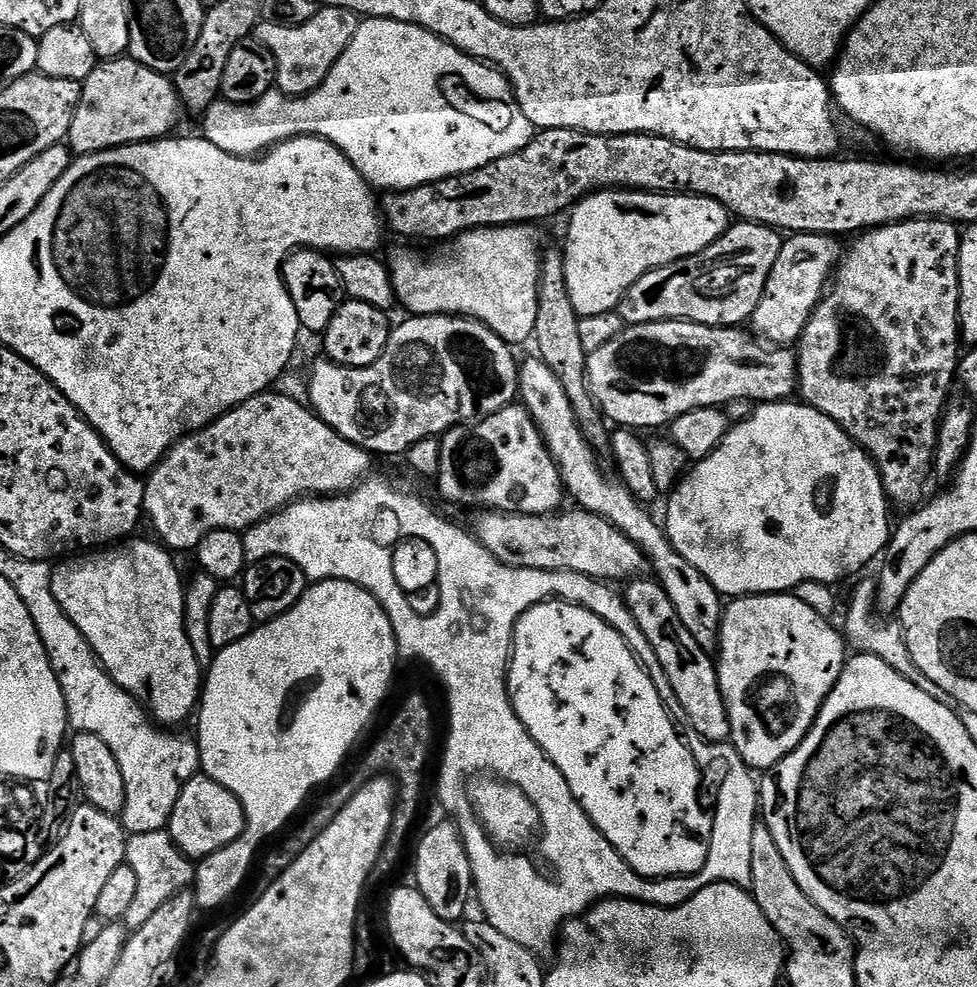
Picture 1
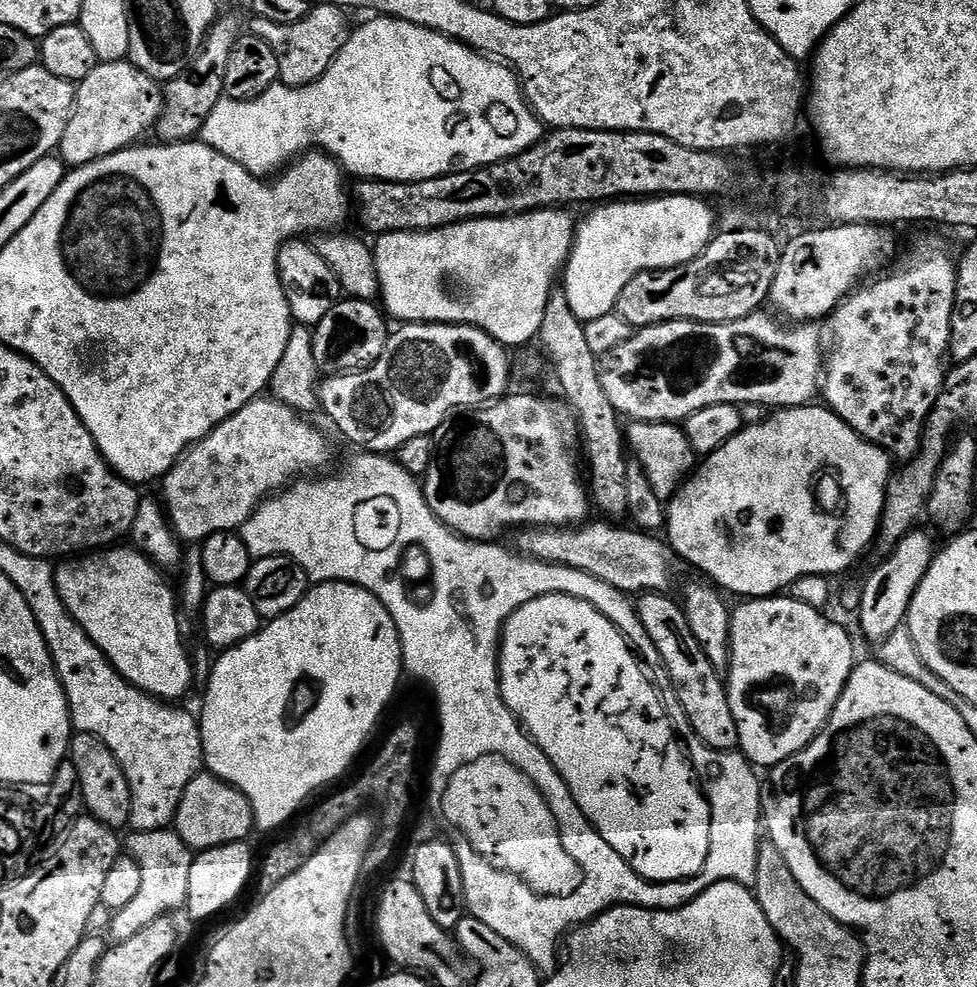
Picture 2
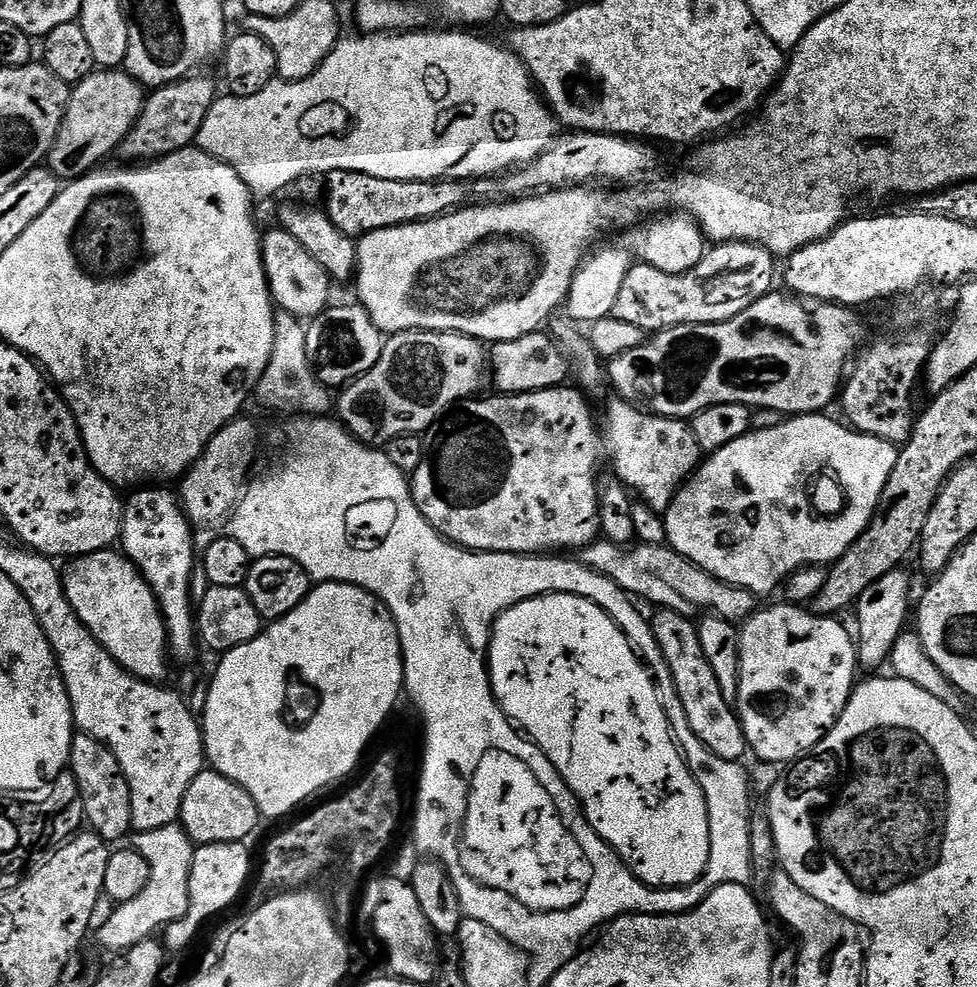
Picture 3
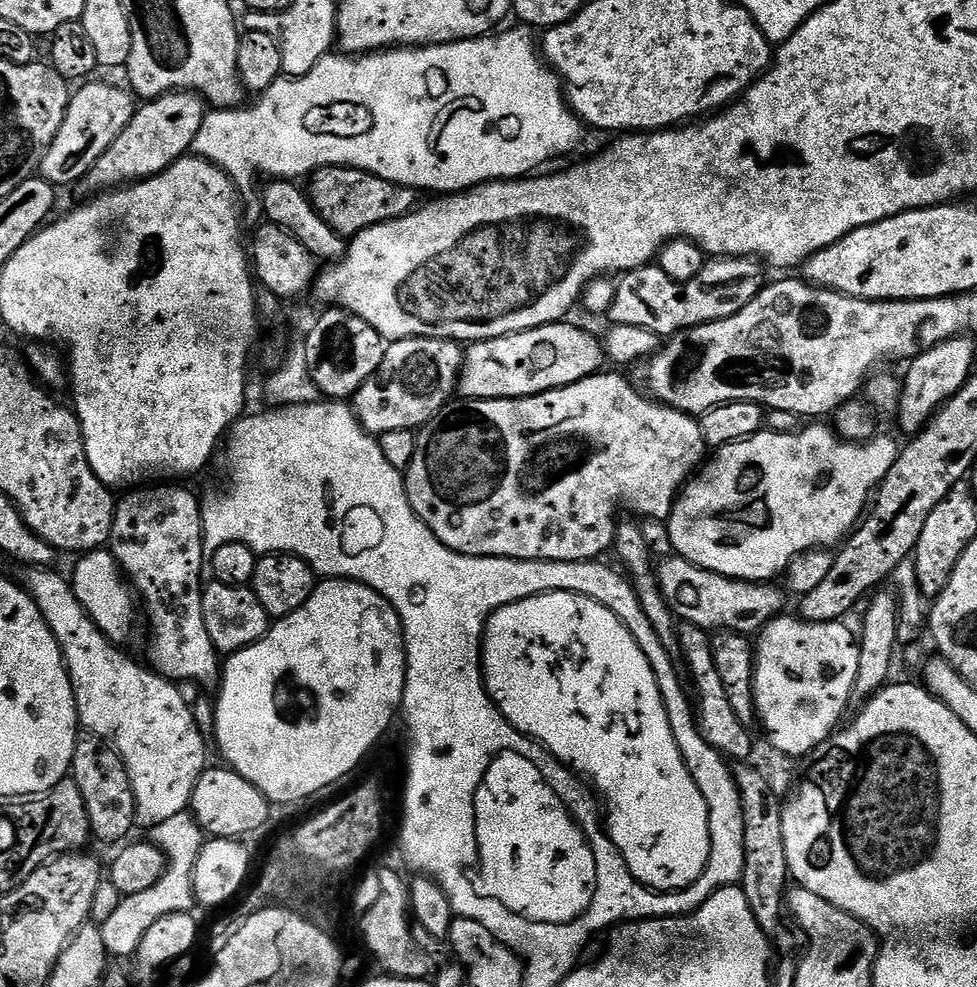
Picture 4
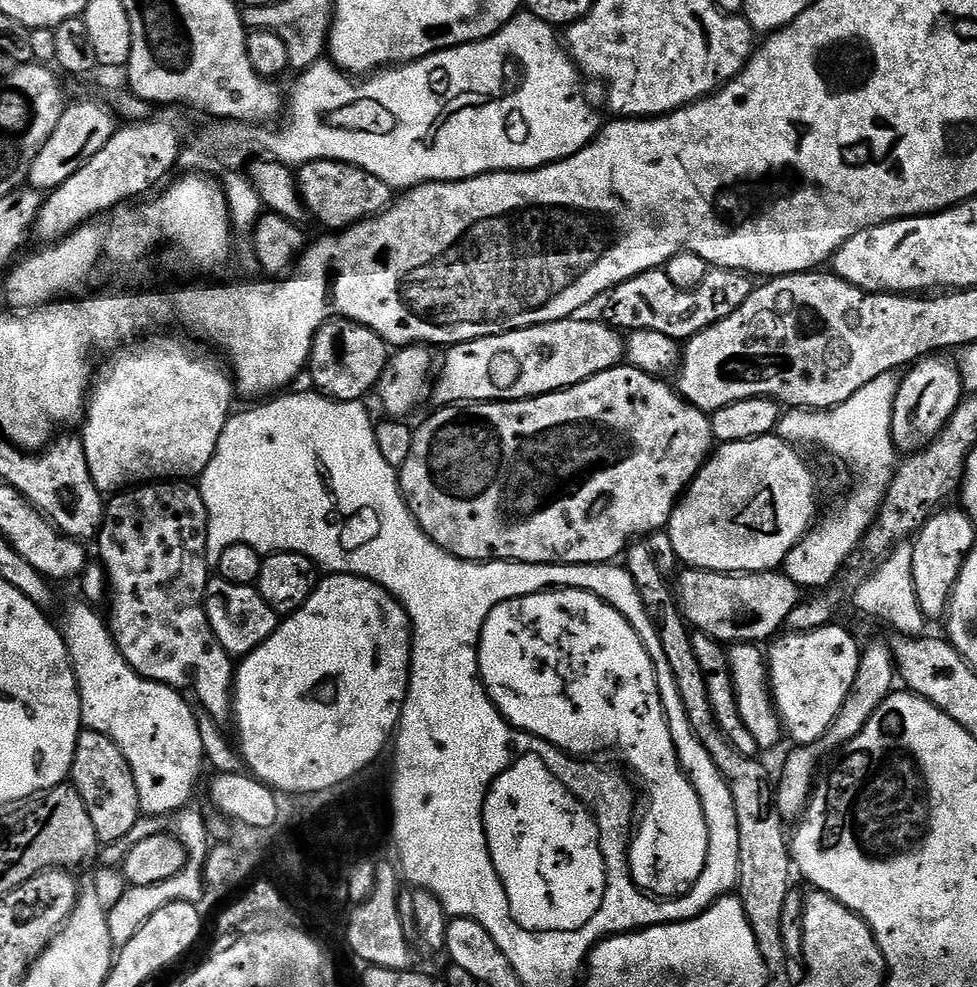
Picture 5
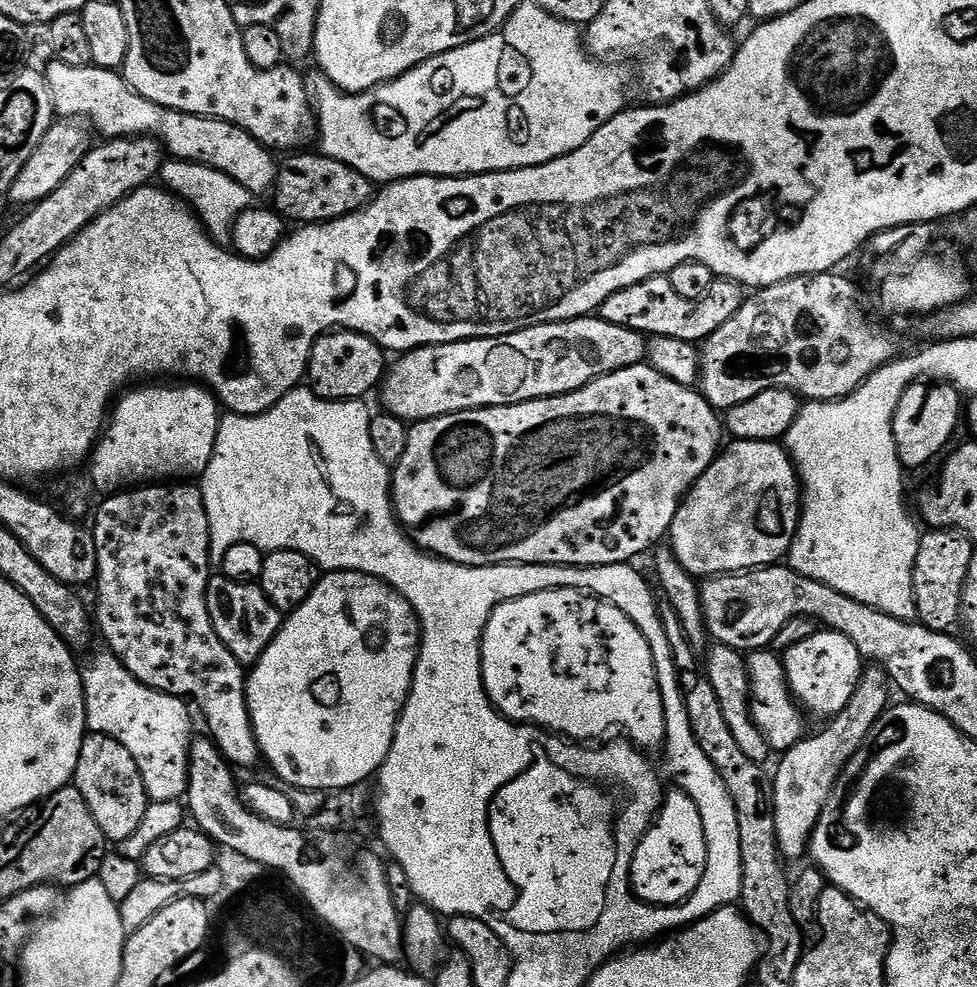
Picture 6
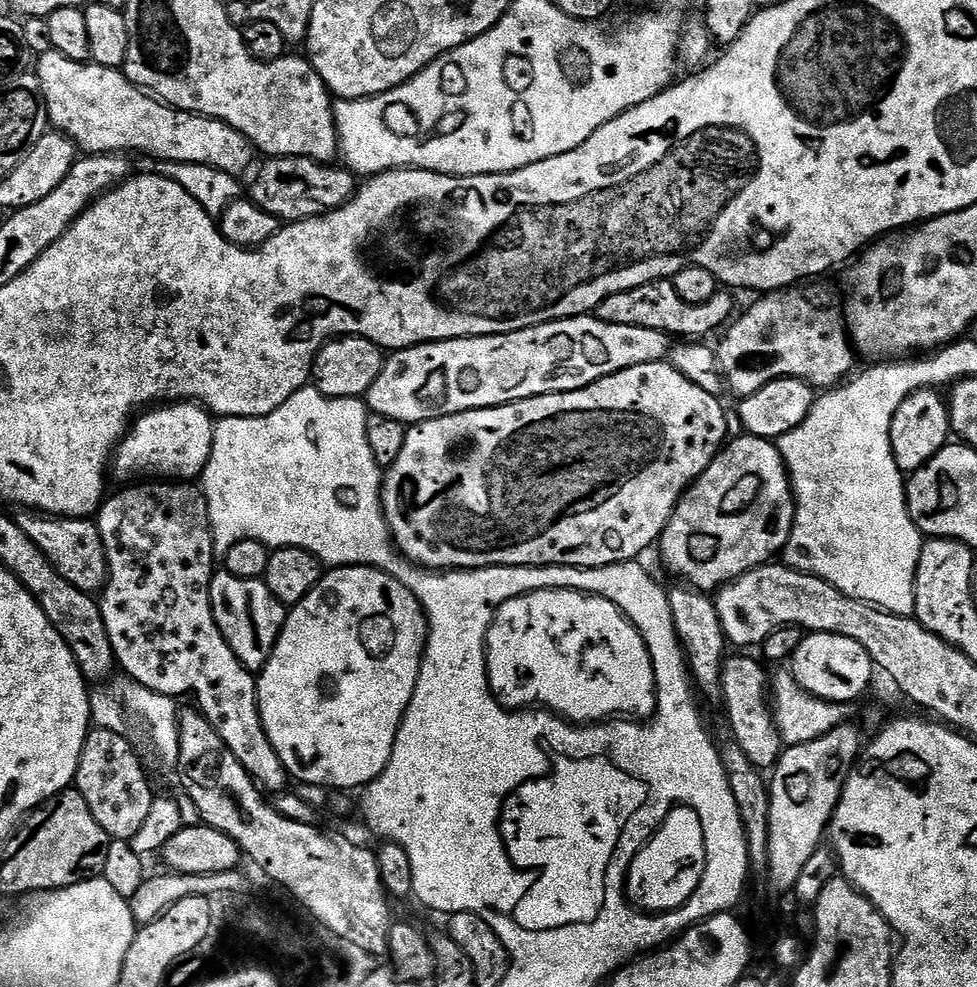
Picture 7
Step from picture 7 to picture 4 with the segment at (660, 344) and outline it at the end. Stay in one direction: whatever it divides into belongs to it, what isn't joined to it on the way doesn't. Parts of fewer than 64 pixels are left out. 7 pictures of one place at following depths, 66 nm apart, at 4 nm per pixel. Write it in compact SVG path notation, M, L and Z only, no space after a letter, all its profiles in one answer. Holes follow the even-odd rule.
M568 323L543 324L541 328L473 343L464 354L464 366L460 370L458 381L459 395L465 400L513 400L519 396L537 396L539 392L565 388L588 376L597 375L606 364L603 343L599 339L595 340L590 333Z

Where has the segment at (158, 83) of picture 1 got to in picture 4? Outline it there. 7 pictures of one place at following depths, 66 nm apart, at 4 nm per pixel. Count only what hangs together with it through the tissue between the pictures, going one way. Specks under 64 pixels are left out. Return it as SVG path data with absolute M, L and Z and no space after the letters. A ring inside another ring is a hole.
M85 83L77 87L80 88L77 92L75 89L71 93L62 126L40 163L39 175L53 186L72 184L75 180L83 181L94 162L106 154L106 146L110 146L110 142L114 142L114 138L126 130L130 118L137 110L137 101L127 87L115 88L112 84L92 83Z

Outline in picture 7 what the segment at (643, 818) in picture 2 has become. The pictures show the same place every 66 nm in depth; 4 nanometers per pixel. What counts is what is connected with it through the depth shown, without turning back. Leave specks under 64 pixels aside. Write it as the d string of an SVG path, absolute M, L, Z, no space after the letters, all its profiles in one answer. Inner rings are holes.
M550 588L541 591L536 598L536 604L540 608L534 609L533 612L524 612L521 616L493 615L492 625L488 627L488 639L486 641L488 686L492 689L492 695L500 701L501 705L513 710L528 710L533 706L539 706L541 709L547 710L571 723L579 724L594 724L605 719L623 716L636 720L649 719L656 711L657 706L653 662L645 640L637 628L629 623L624 613L618 610L618 606L614 602L601 600L599 596L591 596L588 592L573 592L571 588ZM688 810L683 814L684 824L672 824L673 822L661 824L644 843L644 847L636 853L628 868L627 895L634 901L637 909L649 914L681 908L694 894L704 873L706 846L702 822L698 822L696 812Z

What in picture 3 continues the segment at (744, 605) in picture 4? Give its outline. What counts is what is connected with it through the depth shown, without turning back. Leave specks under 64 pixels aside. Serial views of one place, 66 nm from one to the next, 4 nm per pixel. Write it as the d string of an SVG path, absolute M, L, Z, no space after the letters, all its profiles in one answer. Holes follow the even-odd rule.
M598 538L579 549L578 560L591 572L613 580L629 597L641 596L660 608L685 614L696 612L695 614L721 616L737 626L743 625L758 608L758 600L753 593L714 578L709 572L663 544L637 543L635 546L625 547L623 544L612 544L609 540Z

